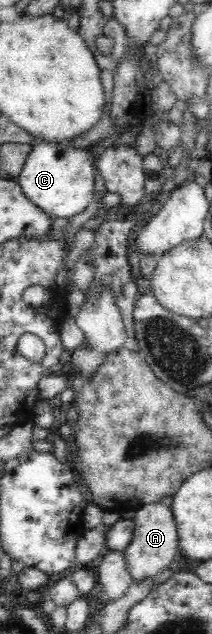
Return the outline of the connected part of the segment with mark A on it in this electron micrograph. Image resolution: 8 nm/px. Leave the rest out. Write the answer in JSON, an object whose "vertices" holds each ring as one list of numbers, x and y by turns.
{"vertices":[[167,501,146,503,136,511,133,521,135,527,130,544,122,551,126,569,133,581,153,580,164,569,168,569,178,552,178,533,170,505]]}

